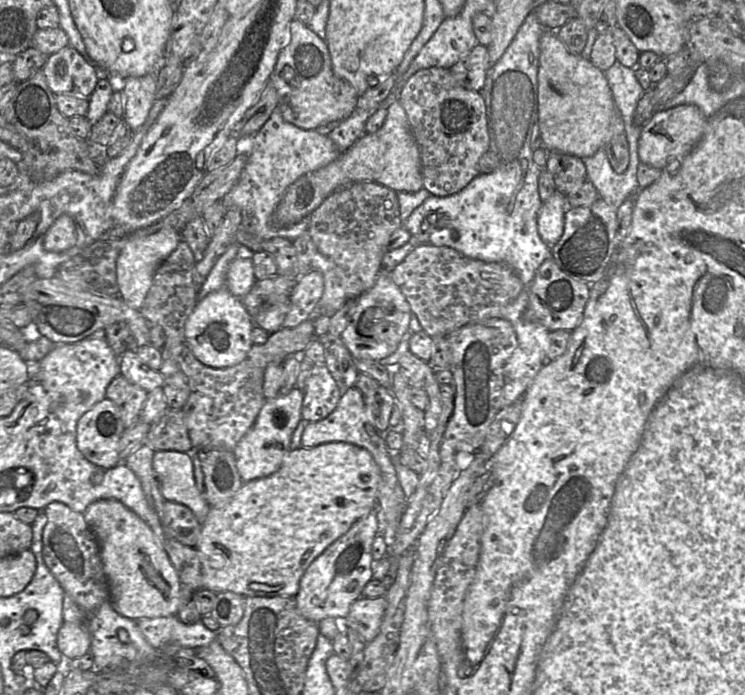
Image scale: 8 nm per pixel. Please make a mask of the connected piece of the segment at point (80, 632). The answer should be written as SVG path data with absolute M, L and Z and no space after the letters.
M63 622L57 633L57 647L66 661L90 652L91 636L86 623Z

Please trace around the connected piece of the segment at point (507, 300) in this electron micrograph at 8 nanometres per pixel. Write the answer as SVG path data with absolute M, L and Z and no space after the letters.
M429 243L414 248L390 275L405 296L412 313L418 318L423 331L430 337L447 336L465 325L501 318L503 309L514 301L523 289L519 277L504 263L468 258L451 247Z

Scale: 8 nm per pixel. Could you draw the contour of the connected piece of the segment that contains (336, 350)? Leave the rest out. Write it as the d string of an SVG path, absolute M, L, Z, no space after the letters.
M340 338L326 346L325 365L335 380L341 395L350 387L355 386L358 370L352 355Z

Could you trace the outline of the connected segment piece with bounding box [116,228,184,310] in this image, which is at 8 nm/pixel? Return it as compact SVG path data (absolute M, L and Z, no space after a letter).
M162 228L145 236L130 233L125 238L126 240L116 265L119 295L128 306L140 310L151 287L157 268L176 249L179 242L184 239L173 228Z

